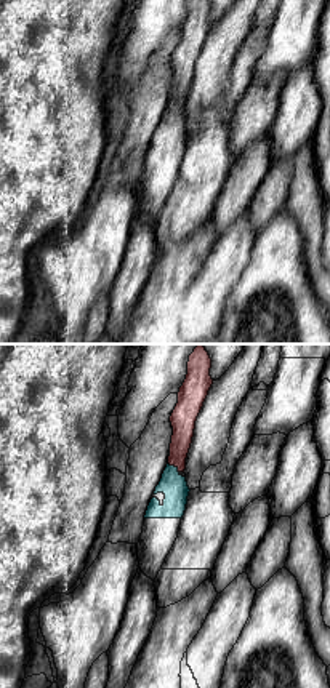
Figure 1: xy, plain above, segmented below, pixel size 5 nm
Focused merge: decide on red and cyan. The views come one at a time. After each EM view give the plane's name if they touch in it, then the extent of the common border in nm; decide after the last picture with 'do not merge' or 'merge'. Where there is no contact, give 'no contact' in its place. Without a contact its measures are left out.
meets red in xy; contact 80 nm long

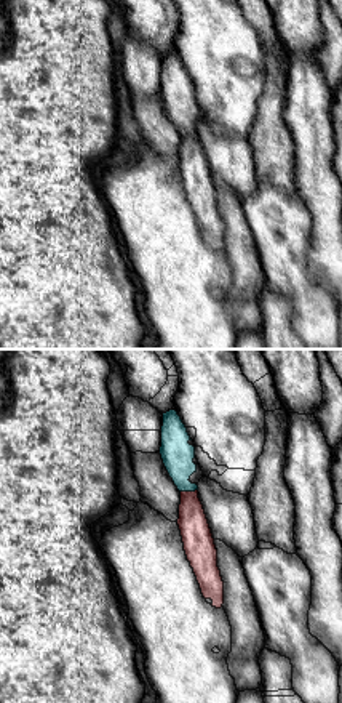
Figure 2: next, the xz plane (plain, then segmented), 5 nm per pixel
meets red in xz; contact 90 nm long

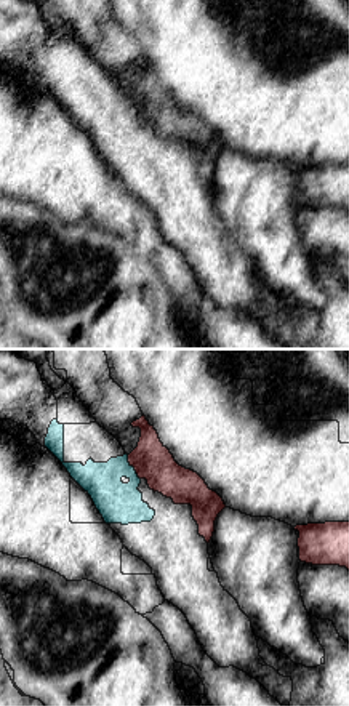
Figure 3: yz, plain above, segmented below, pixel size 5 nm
meets red in yz; contact 140 nm long

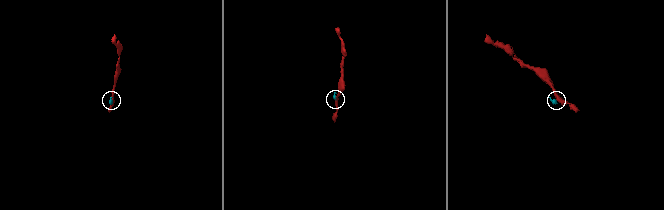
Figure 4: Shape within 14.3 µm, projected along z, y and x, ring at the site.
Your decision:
do not merge

